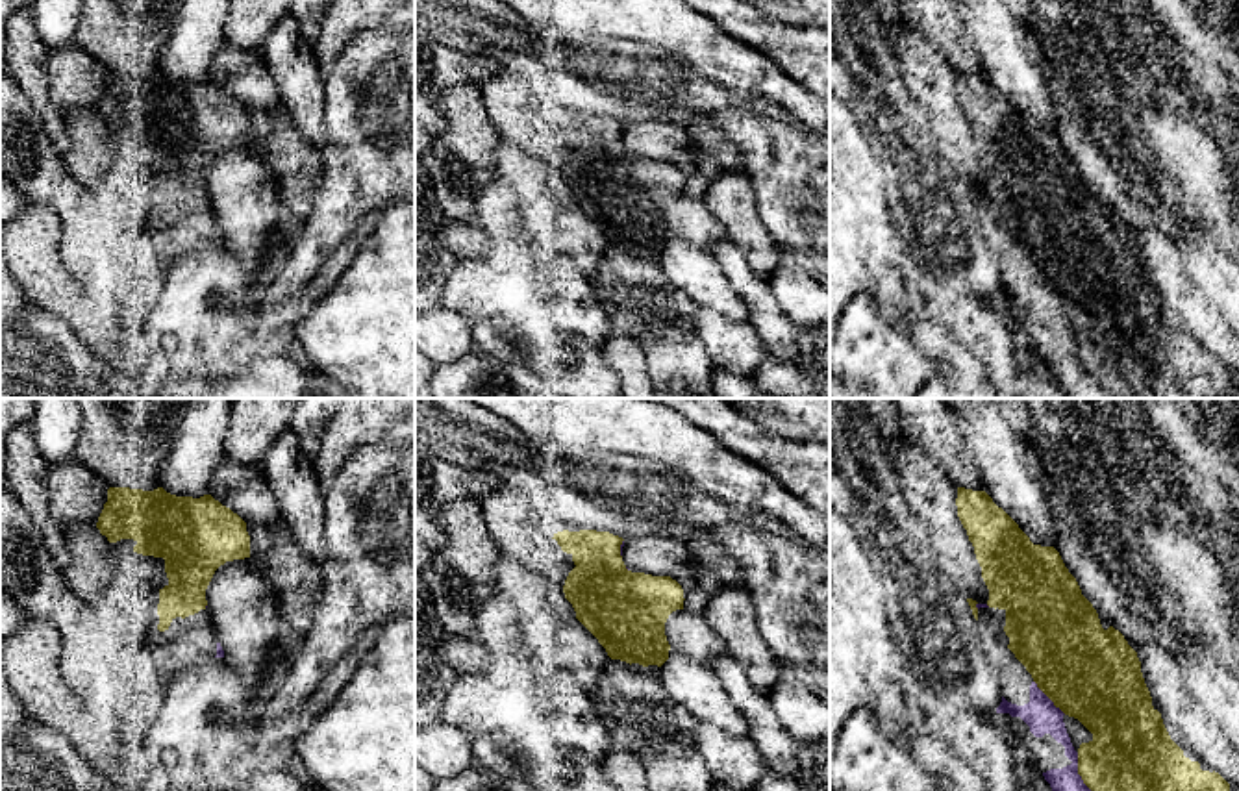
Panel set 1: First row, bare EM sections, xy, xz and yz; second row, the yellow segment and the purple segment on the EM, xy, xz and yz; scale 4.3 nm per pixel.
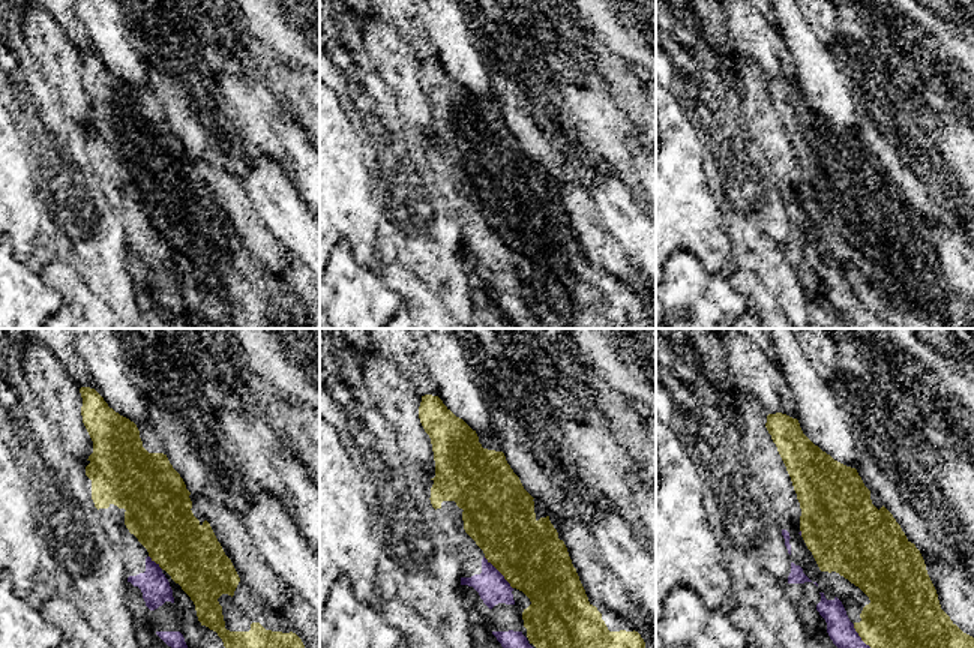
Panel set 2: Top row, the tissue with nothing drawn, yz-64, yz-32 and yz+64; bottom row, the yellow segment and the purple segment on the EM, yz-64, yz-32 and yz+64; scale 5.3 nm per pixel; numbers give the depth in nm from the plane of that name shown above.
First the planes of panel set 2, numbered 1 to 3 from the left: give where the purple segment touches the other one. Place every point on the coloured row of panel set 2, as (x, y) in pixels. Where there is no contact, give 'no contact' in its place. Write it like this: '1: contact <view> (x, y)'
1: contact yz-64 (156, 563)
2: contact yz-32 (500, 572)
3: contact yz+64 (859, 635)

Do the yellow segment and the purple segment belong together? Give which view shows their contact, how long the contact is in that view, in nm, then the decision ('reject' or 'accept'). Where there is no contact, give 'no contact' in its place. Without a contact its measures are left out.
meets yellow in yz; contact 190 nm long; reject

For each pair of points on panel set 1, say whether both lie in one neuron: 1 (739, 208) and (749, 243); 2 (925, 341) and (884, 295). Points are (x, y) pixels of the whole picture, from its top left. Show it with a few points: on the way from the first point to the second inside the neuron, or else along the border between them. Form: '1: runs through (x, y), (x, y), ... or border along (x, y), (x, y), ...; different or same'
1: runs through (739, 217), (749, 234); same
2: border along (902, 273), (908, 310), (893, 325); different

